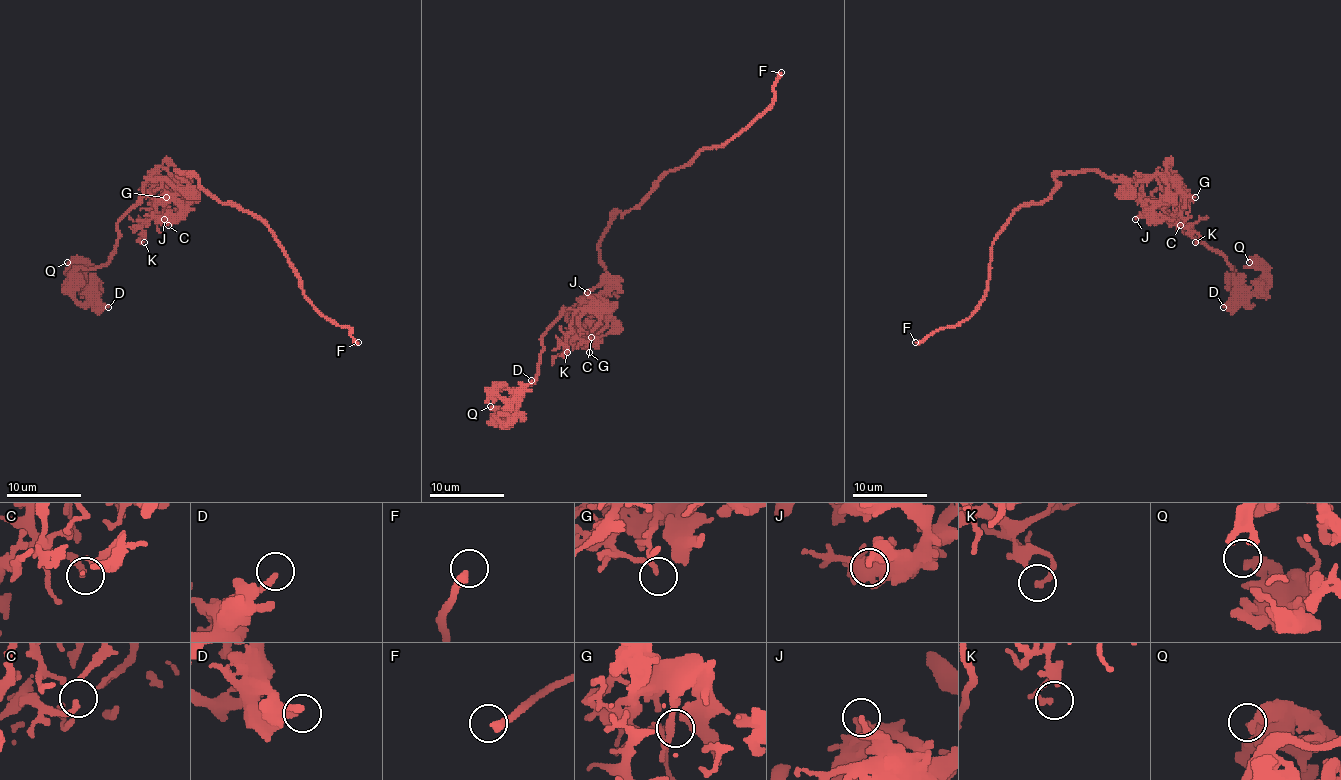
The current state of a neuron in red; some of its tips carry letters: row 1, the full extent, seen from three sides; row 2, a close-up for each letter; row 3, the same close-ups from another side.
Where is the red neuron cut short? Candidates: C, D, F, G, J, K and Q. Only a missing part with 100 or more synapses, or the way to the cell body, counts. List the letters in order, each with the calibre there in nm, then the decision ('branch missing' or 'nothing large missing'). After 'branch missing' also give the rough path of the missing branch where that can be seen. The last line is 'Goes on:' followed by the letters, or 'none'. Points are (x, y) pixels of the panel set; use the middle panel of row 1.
C: 200 nm | nothing large missing
D: 200 nm | nothing large missing
F: 300 nm | branch missing
G: 190 nm | nothing large missing
J: 200 nm | nothing large missing
K: 150 nm | nothing large missing
Q: 440 nm | nothing large missing
Goes on: F

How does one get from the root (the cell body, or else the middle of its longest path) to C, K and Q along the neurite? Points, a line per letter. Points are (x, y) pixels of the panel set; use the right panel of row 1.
C: (1109, 176), (1122, 180), (1132, 189), (1141, 180), (1154, 176), (1184, 217), (1180, 225)
K: (1109, 176), (1152, 201), (1163, 212), (1160, 219), (1180, 221), (1193, 230), (1199, 236), (1195, 242)
Q: (1109, 176), (1122, 188), (1158, 178), (1152, 195), (1225, 258), (1242, 303), (1264, 277), (1249, 262)

